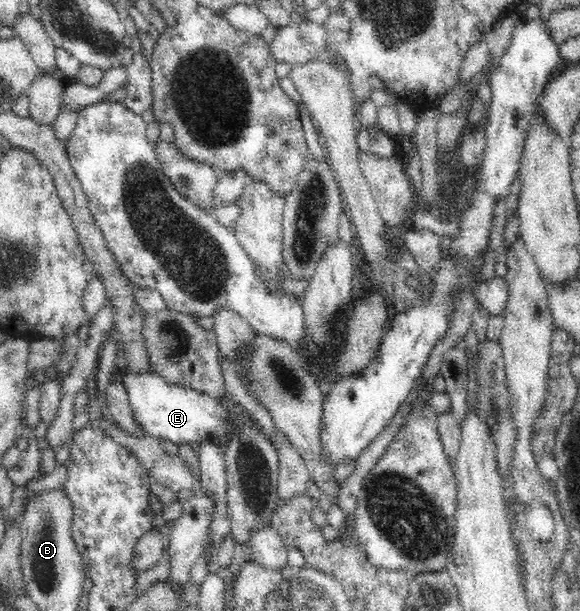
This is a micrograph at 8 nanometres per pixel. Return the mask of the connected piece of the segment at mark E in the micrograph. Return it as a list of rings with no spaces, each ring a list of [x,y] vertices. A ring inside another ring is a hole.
[[[154,371],[134,372],[120,378],[120,382],[128,393],[128,404],[132,415],[144,434],[154,439],[170,440],[176,445],[200,443],[204,436],[213,436],[220,445],[224,445],[222,432],[228,428],[228,409],[220,403],[219,398],[184,388],[178,384],[170,384]]]

